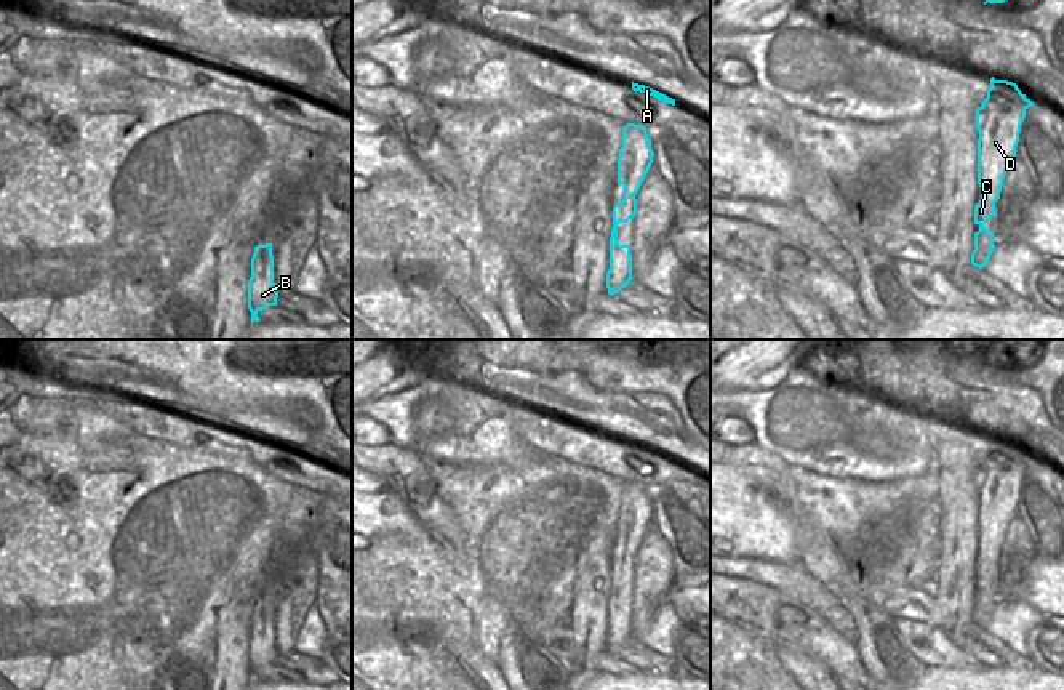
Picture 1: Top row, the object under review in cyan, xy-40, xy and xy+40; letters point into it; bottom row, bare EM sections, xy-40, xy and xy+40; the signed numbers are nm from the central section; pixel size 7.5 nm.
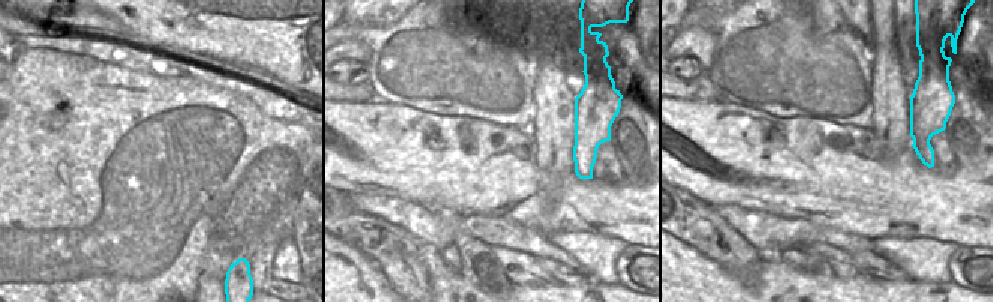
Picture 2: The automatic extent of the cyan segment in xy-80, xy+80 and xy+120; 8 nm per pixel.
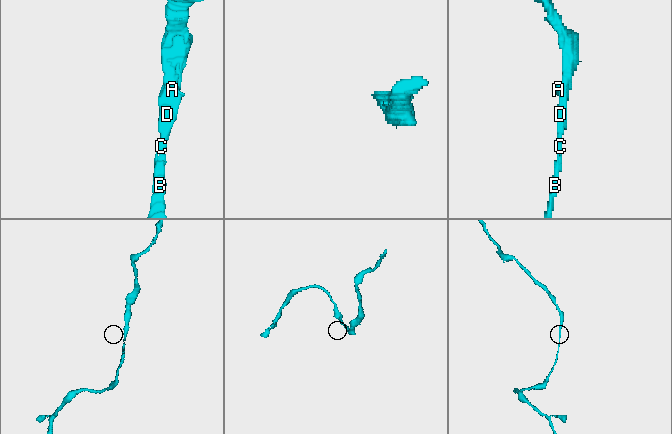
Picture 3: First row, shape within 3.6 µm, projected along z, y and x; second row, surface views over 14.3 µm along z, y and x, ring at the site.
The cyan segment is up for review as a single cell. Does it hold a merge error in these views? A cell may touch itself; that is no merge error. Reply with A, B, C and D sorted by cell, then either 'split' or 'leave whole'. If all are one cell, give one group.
A B C D; leave whole

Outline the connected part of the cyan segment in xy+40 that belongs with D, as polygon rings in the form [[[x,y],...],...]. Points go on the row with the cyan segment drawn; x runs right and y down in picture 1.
[[[990,78],[990,88],[987,98],[981,107],[976,107],[976,128],[979,131],[978,139],[978,184],[981,187],[981,202],[974,205],[974,224],[979,224],[979,231],[974,232],[974,250],[971,253],[971,264],[982,269],[995,248],[994,232],[984,227],[984,223],[995,216],[995,202],[1000,199],[1003,178],[1008,170],[1008,163],[1016,157],[1016,146],[1019,142],[1021,125],[1026,118],[1026,110],[1034,102],[1021,93],[1016,83],[1008,80]]]

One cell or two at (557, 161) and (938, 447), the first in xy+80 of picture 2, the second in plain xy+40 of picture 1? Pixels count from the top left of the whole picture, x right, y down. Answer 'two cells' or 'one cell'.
two cells

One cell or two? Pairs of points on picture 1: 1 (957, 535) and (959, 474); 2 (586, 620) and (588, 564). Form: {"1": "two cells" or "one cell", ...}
{"1": "one cell", "2": "one cell"}

